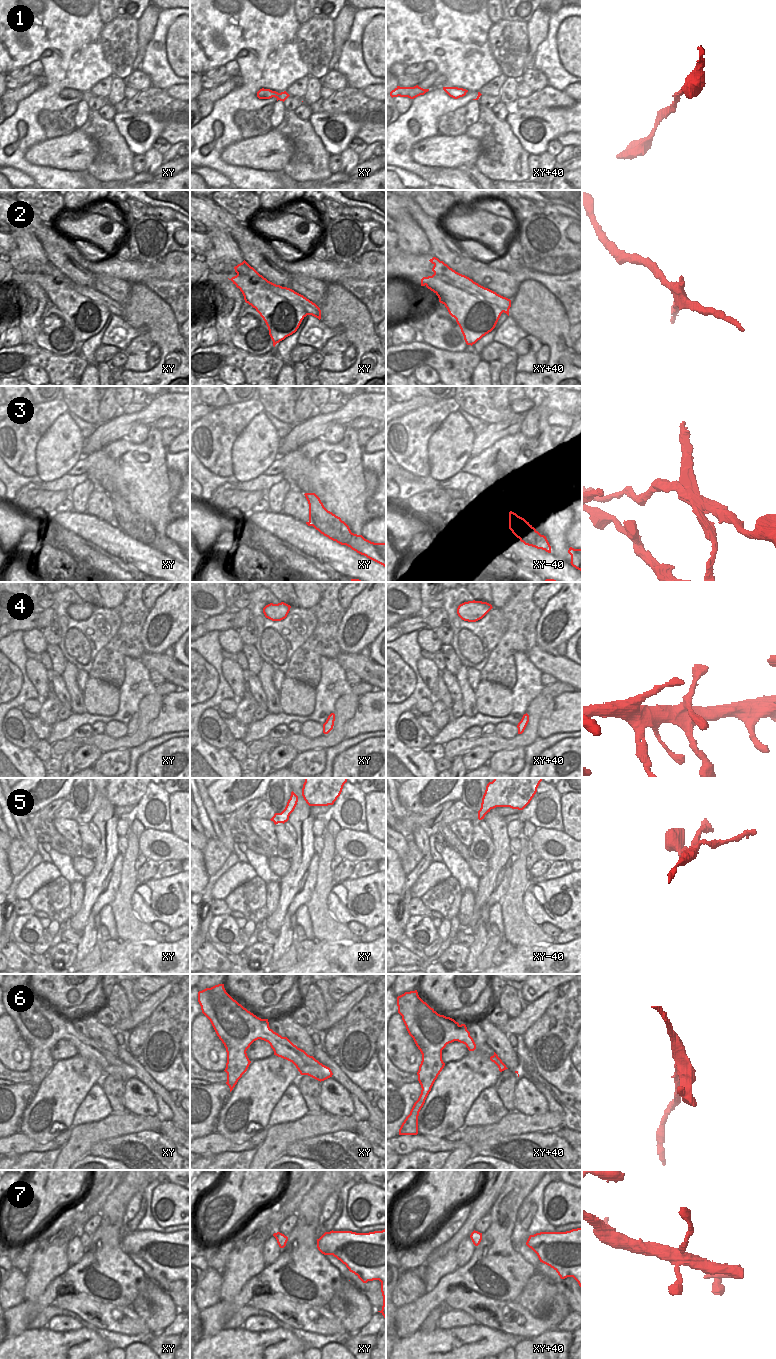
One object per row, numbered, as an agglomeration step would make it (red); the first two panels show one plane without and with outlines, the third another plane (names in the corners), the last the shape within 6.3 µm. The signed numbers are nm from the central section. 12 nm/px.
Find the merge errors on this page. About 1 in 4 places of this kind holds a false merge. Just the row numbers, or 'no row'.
2, 3

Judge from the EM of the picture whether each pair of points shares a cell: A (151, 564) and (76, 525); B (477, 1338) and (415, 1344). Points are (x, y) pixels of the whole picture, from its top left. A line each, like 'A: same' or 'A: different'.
A: same
B: same

